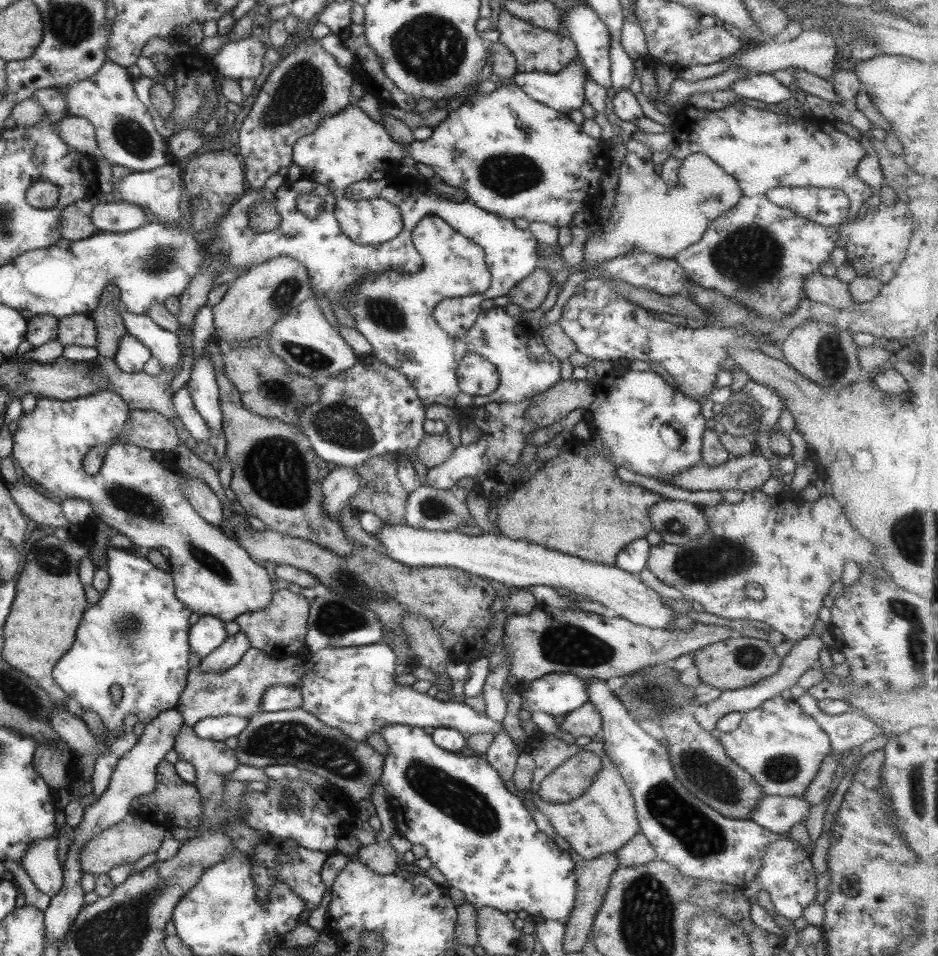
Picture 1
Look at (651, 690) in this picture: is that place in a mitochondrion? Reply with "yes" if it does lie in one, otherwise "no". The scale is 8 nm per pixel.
yes

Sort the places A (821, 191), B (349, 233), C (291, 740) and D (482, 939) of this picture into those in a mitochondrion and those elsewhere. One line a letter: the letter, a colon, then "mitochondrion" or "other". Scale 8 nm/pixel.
A: other
B: other
C: mitochondrion
D: other

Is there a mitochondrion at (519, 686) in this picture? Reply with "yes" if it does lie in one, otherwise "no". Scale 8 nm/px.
no

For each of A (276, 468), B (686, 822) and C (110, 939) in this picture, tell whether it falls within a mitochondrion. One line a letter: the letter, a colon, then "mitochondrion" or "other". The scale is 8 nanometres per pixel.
A: mitochondrion
B: mitochondrion
C: mitochondrion

